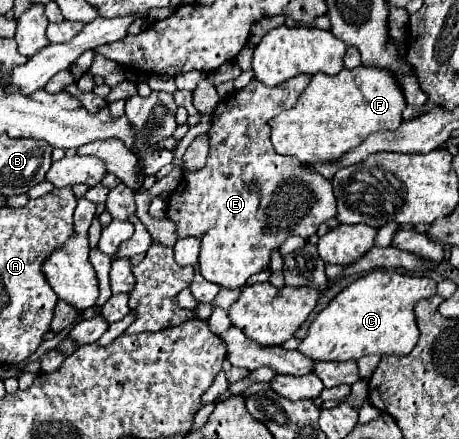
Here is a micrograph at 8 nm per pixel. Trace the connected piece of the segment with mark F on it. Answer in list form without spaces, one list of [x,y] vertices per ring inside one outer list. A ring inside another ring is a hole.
[[[356,67],[356,69],[342,69],[338,75],[312,75],[310,83],[298,97],[296,105],[268,121],[272,129],[272,145],[276,153],[296,157],[298,161],[336,161],[346,151],[358,147],[370,133],[380,129],[396,129],[402,123],[402,109],[404,97],[400,95],[400,85],[392,81],[392,73],[378,69],[378,67]]]

